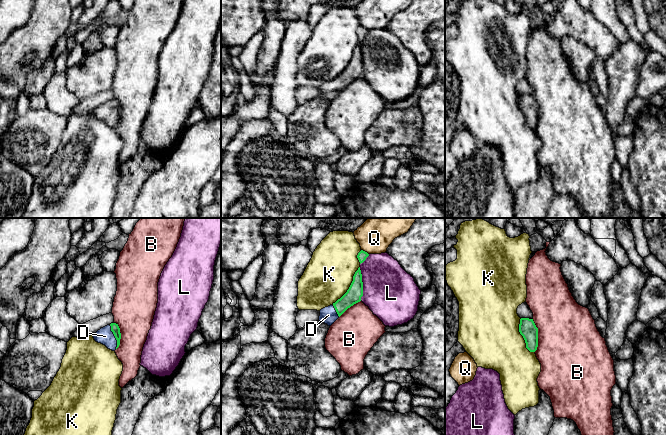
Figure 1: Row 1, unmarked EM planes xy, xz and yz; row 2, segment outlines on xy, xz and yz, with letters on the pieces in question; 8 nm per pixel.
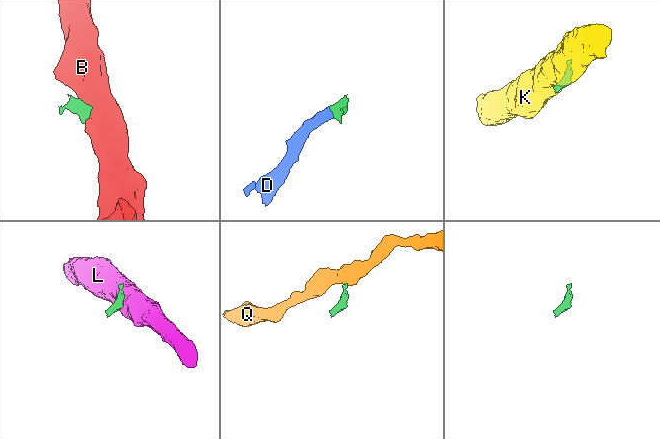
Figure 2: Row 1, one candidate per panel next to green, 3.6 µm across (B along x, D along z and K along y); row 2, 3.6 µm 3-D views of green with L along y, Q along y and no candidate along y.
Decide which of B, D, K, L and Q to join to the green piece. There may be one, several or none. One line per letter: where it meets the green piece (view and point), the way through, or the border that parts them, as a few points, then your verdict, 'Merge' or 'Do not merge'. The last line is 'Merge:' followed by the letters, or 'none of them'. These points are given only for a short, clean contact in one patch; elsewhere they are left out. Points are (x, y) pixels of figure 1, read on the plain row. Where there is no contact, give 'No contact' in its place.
B: Touches green at yz (537, 111). Boundary: yz (532, 95), (537, 104), (537, 125), (535, 127). Do not merge
D: Touches green at xy (115, 113). Path across: xy (115, 105), (115, 113), (105, 112). Merge
K: Touches green at xz (350, 62). Do not merge
L: Touches green at xz (362, 60). Do not merge
Q: Touches green at xz (364, 27). Boundary: xz (361, 25), (368, 30). Do not merge
Merge: D

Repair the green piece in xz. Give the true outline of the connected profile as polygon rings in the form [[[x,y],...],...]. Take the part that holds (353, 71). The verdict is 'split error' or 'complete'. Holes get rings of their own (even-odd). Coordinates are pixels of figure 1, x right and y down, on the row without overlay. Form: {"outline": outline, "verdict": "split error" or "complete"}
{"outline": [[[359,43],[347,68],[335,79],[320,86],[319,97],[331,102],[348,84],[360,78],[362,72],[363,58]]], "verdict": "split error"}

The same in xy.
{"outline": [[[111,99],[98,106],[93,114],[96,118],[105,121],[108,125],[115,127],[120,121],[121,109],[118,100]]], "verdict": "split error"}

